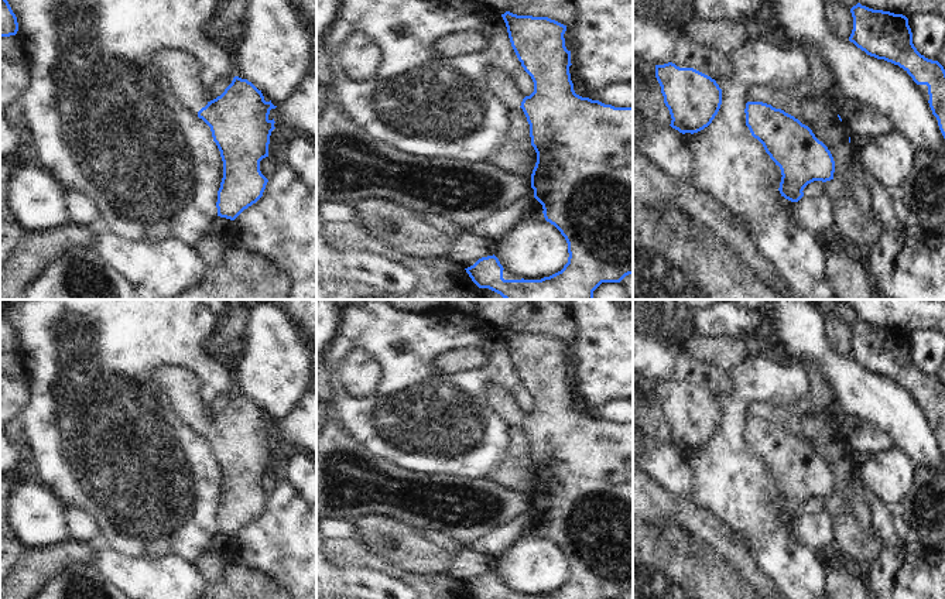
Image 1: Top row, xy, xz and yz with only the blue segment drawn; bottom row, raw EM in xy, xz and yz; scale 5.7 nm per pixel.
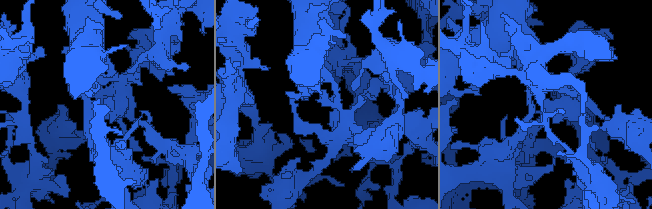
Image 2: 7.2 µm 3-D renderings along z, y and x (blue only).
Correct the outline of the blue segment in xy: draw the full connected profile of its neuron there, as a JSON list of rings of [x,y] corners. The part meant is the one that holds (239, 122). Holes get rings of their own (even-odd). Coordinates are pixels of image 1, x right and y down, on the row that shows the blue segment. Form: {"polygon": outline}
{"polygon": [[[165,48],[154,55],[154,62],[167,76],[177,99],[210,127],[223,161],[223,178],[216,202],[218,216],[234,220],[263,196],[268,182],[260,171],[260,161],[268,157],[270,136],[275,129],[275,121],[270,120],[268,114],[277,106],[271,100],[266,102],[261,90],[239,76],[233,78],[220,96],[208,102],[201,83],[201,64],[182,49]]]}

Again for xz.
{"polygon": [[[510,11],[501,17],[517,58],[534,82],[534,92],[524,97],[514,81],[497,66],[487,66],[486,81],[509,110],[521,107],[527,117],[531,146],[537,153],[531,174],[534,198],[542,205],[545,220],[565,237],[569,257],[561,271],[541,280],[504,280],[504,268],[494,254],[479,259],[465,270],[479,288],[489,288],[504,300],[593,300],[593,291],[602,283],[620,283],[633,274],[633,107],[614,107],[575,93],[569,73],[571,51],[564,38],[566,25],[548,17]]]}

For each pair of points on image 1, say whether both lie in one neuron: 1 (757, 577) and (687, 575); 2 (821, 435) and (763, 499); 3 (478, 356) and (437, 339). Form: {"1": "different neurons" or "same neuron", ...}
{"1": "different neurons", "2": "different neurons", "3": "different neurons"}

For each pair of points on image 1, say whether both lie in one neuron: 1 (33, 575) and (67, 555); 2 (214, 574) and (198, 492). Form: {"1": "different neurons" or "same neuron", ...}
{"1": "same neuron", "2": "different neurons"}

